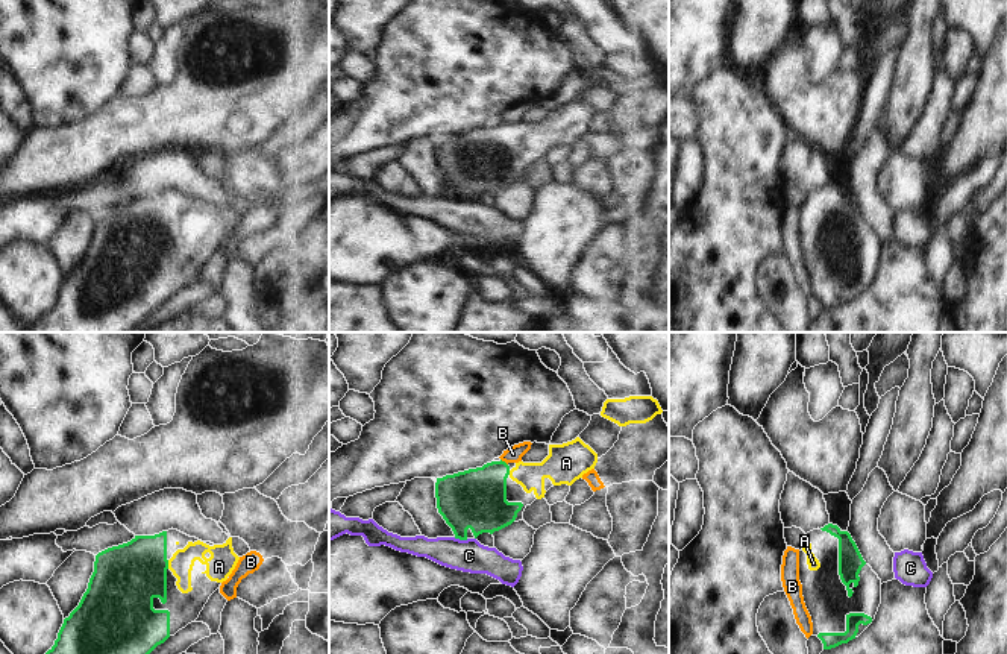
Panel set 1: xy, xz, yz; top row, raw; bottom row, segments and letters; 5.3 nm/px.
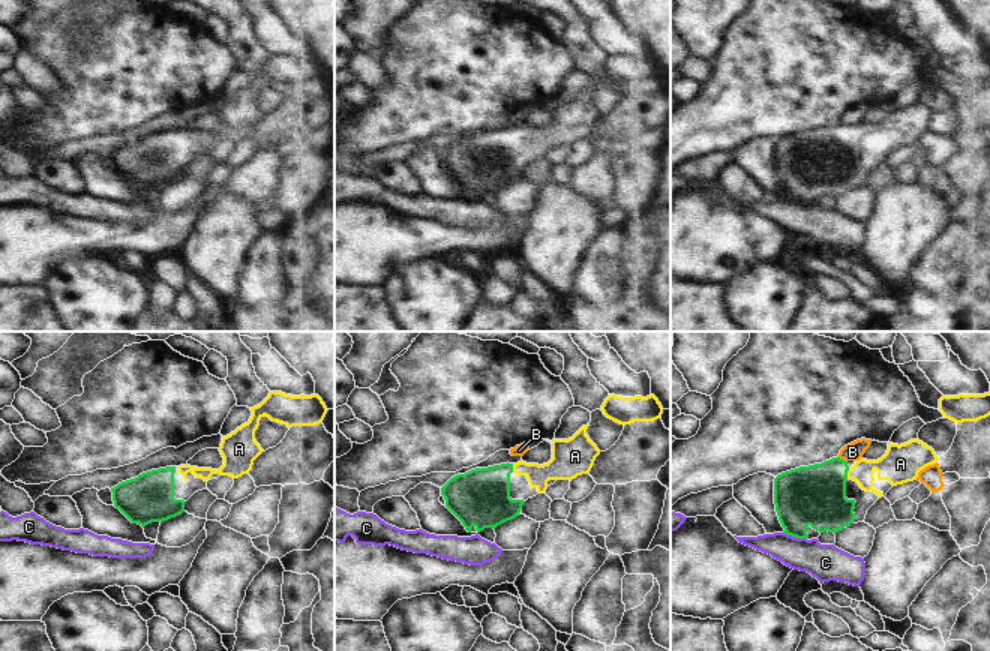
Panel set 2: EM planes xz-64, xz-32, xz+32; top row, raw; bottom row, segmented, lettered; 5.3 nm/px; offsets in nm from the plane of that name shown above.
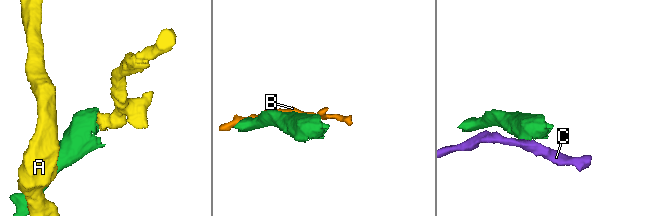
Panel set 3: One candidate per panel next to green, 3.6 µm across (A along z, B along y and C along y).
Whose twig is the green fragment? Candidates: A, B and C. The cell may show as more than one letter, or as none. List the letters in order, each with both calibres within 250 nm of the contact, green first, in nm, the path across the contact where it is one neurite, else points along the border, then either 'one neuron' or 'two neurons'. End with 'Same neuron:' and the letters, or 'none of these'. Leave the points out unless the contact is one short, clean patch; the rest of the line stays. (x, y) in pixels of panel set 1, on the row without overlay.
A: 360/120 nm | across xy (126, 238), (141, 225), (167, 225), (181, 223) | one neuron
B: 320/90 nm | two neurons
C: 320/180 nm | along xz (454, 198), (467, 199) | two neurons
Same neuron: A

